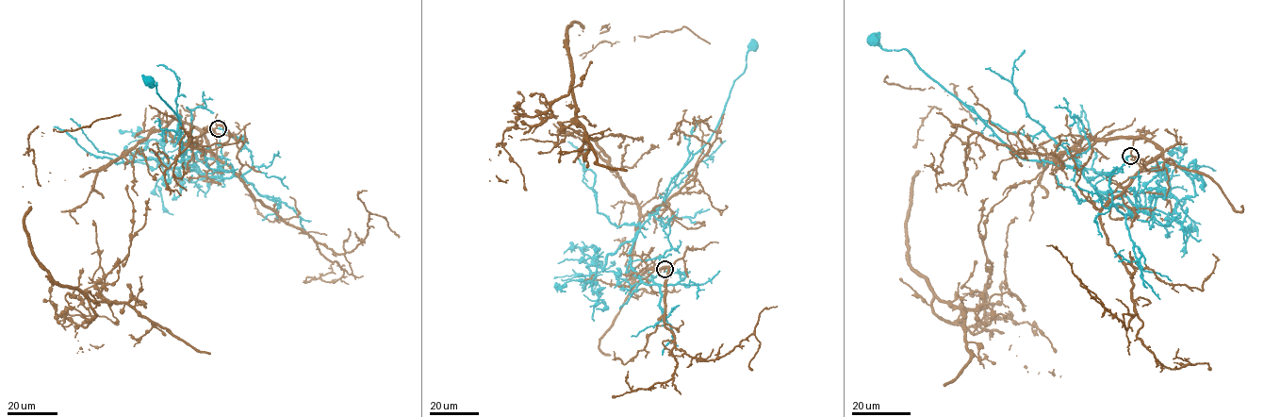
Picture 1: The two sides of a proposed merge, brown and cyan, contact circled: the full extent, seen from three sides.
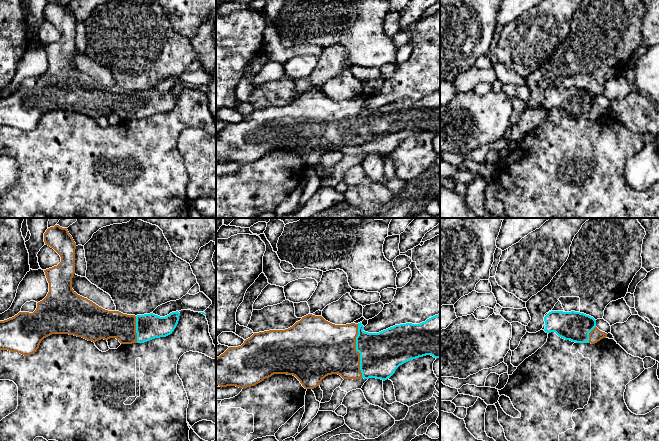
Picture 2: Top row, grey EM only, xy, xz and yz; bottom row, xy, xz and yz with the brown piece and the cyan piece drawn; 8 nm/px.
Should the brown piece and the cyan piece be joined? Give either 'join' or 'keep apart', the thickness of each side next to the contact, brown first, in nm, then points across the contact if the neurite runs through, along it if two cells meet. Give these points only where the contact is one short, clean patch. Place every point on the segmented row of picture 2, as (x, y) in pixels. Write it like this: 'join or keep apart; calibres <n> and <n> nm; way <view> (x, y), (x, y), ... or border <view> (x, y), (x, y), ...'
keep apart; calibres 420 and 340 nm

